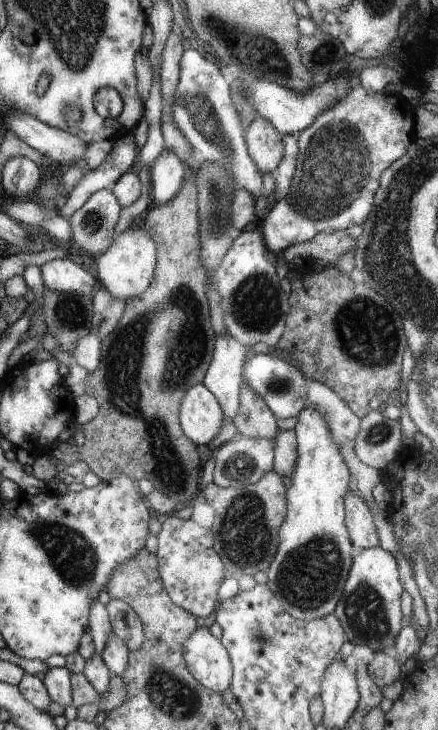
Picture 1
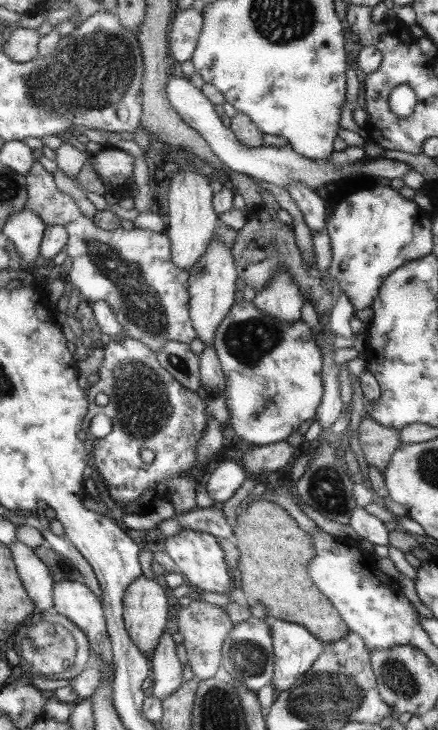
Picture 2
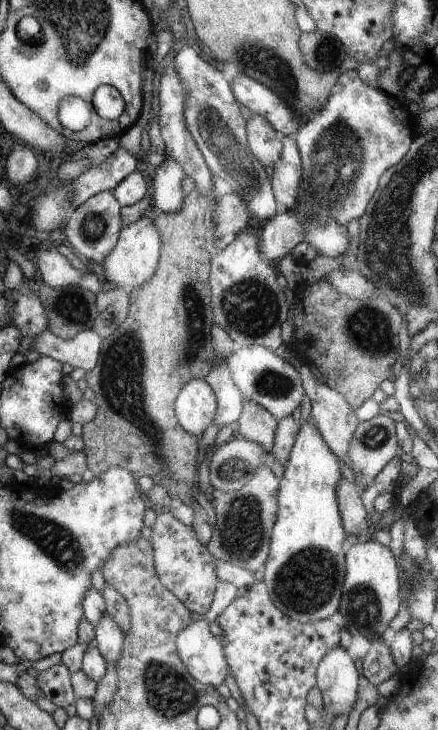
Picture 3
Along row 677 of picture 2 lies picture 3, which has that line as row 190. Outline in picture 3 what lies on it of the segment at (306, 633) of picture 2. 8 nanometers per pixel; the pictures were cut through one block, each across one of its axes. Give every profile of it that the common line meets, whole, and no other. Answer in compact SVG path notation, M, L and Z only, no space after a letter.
M285 136L285 151L281 152L281 159L273 165L271 186L277 210L280 213L292 211L298 206L297 197L301 192L301 179L304 165L301 160L300 146L294 138Z

